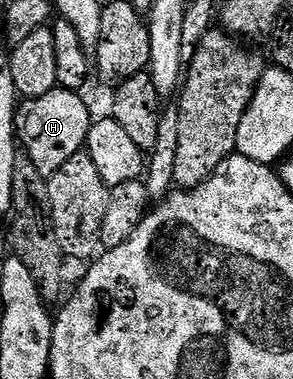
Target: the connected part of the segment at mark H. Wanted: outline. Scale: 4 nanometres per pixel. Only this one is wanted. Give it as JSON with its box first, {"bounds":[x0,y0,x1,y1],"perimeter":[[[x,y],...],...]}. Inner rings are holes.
{"bounds":[16,88,94,179],"perimeter":[[[59,88],[46,92],[46,96],[29,98],[19,103],[16,112],[16,136],[23,153],[34,162],[34,168],[43,178],[50,179],[70,156],[81,153],[88,141],[94,115],[75,90]]]}

